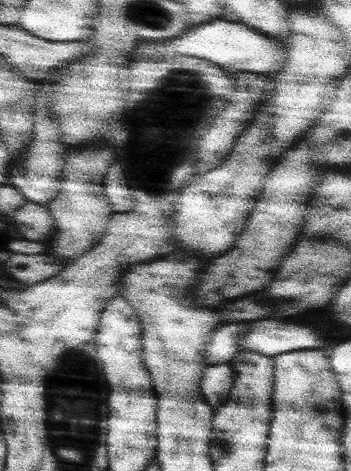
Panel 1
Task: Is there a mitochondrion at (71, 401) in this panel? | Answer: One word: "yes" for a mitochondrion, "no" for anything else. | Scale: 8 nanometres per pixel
yes

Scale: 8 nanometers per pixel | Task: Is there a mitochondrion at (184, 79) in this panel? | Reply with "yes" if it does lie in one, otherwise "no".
yes

